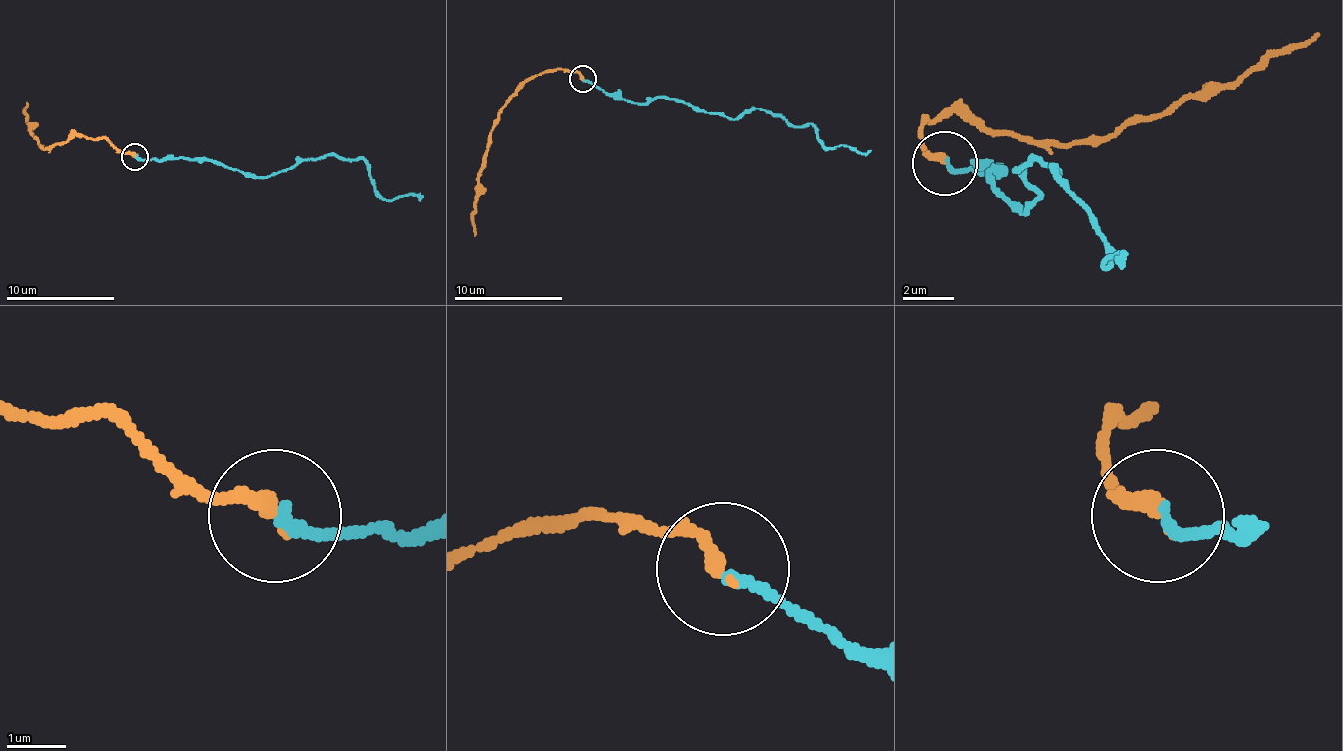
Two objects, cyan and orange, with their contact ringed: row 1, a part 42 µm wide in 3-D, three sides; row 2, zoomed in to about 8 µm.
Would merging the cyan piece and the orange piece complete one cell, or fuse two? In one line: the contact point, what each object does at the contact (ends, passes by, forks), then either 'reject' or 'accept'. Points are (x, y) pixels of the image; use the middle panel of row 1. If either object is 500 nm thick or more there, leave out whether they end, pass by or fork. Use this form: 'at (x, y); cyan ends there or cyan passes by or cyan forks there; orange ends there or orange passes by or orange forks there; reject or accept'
at (583, 79); cyan ends there; orange ends there; accept

